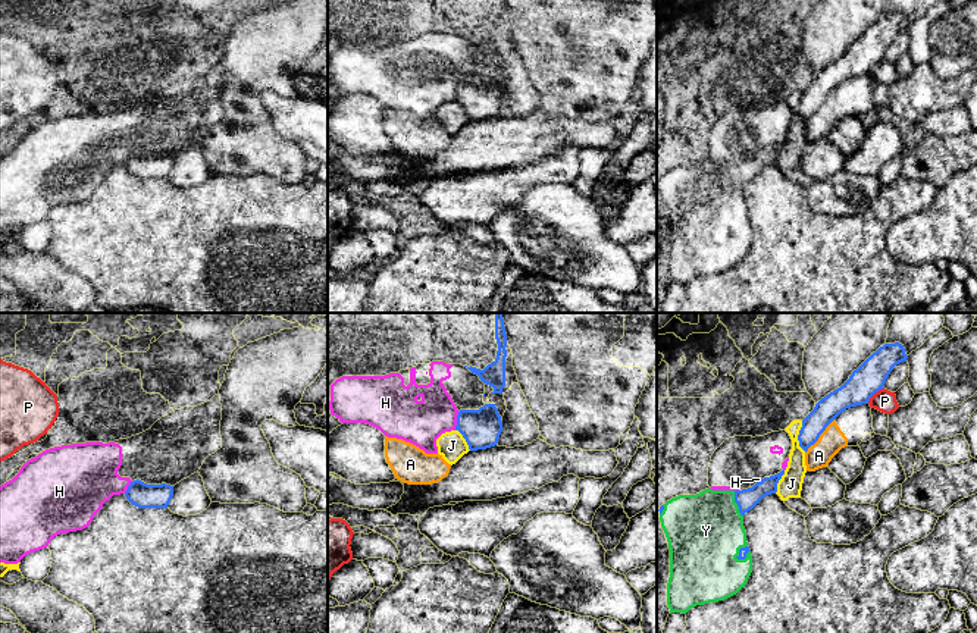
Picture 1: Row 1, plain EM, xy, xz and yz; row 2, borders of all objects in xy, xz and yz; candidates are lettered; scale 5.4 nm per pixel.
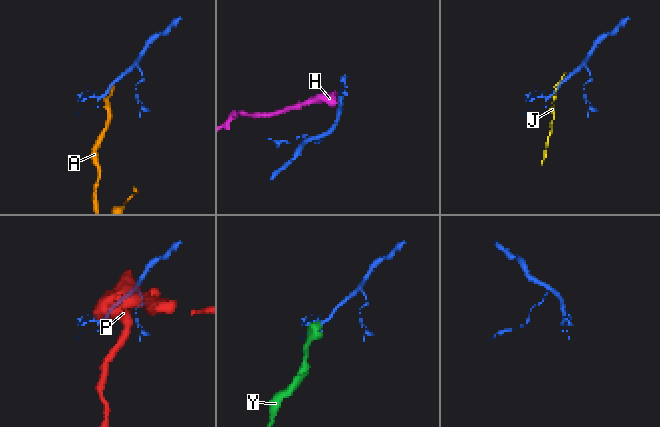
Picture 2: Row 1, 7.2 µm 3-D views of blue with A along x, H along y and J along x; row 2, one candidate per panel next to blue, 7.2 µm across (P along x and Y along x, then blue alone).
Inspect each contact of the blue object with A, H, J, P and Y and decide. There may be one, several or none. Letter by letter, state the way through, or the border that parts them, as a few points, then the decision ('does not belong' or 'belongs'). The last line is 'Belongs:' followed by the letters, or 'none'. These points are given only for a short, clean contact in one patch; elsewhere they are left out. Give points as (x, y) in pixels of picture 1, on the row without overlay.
A: border along yz (833, 90), (805, 124); does not belong
H: border along xz (459, 82), (454, 100); does not belong
J: does not belong
P: border along yz (883, 59), (867, 74); does not belong
Y: belongs
Belongs: Y

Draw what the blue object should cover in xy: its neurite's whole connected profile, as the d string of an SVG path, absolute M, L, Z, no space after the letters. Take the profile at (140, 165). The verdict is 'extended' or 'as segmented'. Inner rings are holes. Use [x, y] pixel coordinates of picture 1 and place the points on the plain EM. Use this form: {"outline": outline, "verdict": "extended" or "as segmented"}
{"outline": "M137 150L131 153L125 167L138 179L167 179L173 167L173 157L166 154L147 156Z", "verdict": "as segmented"}

